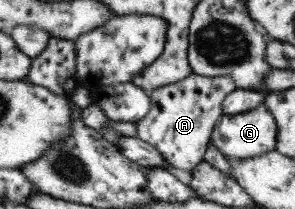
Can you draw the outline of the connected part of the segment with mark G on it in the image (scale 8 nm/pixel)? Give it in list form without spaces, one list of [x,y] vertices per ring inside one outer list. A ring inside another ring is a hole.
[[[264,103],[257,108],[253,108],[247,112],[234,115],[223,115],[219,119],[219,123],[215,125],[215,130],[211,133],[211,142],[215,148],[219,148],[219,152],[229,160],[251,158],[267,154],[267,152],[275,151],[277,142],[277,124],[273,114],[267,110]]]

